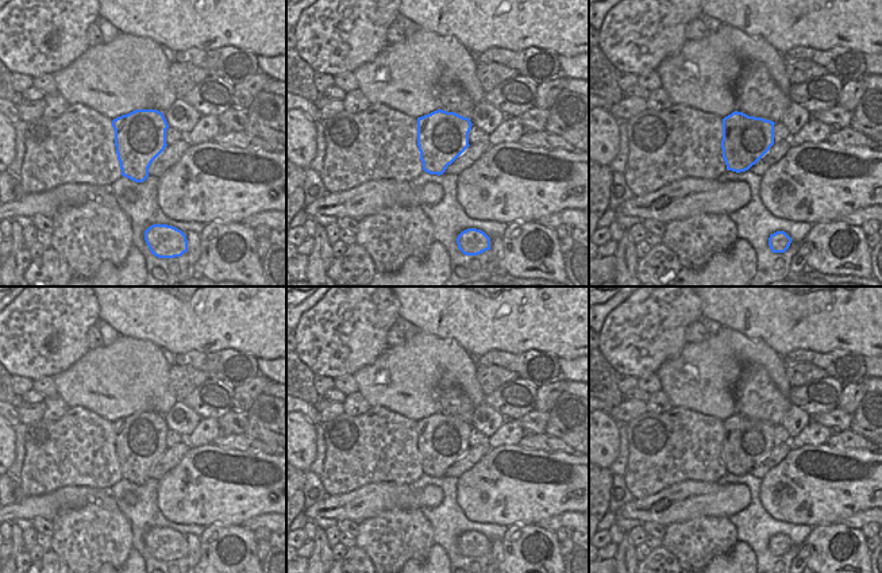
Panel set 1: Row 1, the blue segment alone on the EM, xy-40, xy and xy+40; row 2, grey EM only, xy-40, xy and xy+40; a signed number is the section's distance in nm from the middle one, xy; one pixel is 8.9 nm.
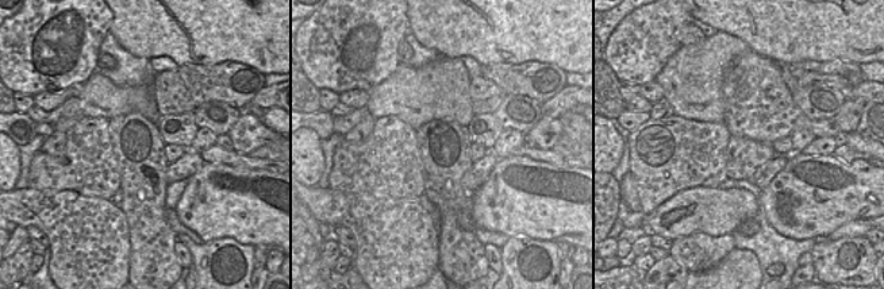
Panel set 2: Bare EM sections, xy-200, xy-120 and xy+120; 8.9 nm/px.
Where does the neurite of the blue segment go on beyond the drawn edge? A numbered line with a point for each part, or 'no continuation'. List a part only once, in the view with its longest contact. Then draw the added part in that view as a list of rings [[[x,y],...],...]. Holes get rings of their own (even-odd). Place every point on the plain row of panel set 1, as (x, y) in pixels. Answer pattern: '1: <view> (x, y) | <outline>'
no continuation

